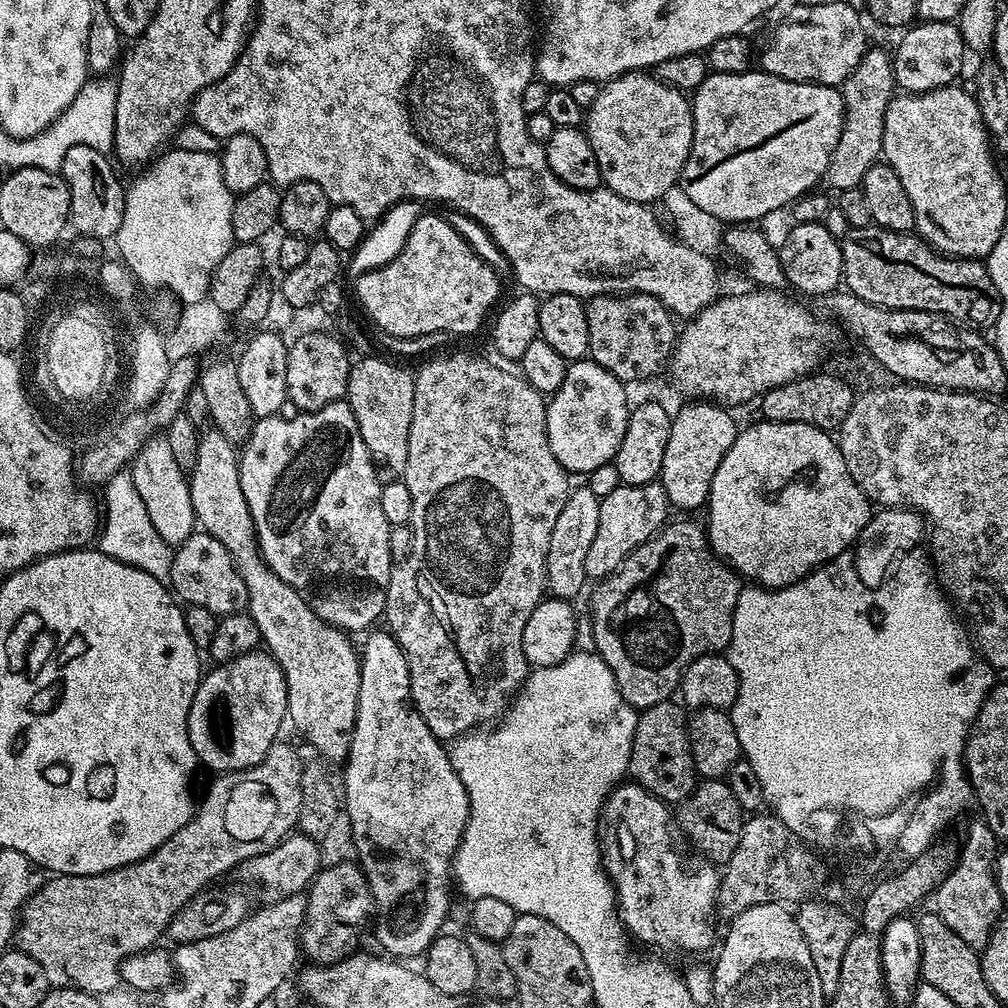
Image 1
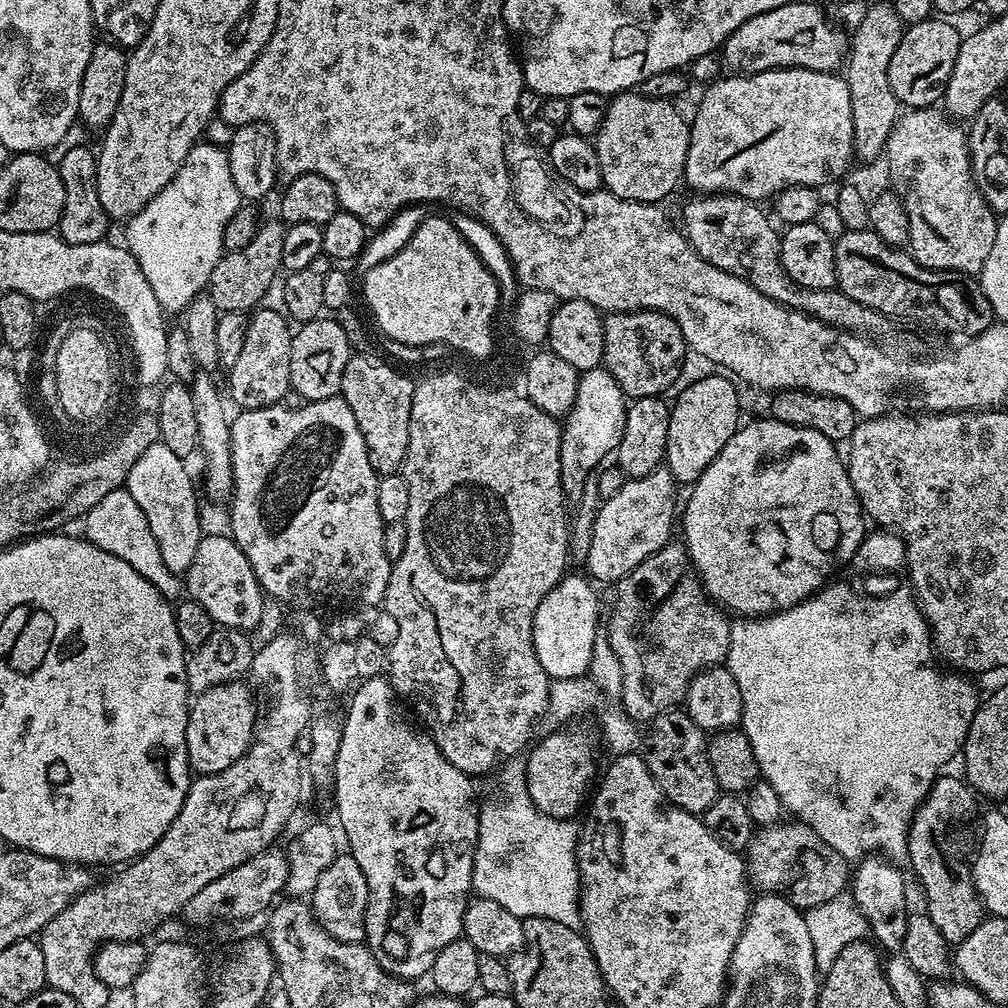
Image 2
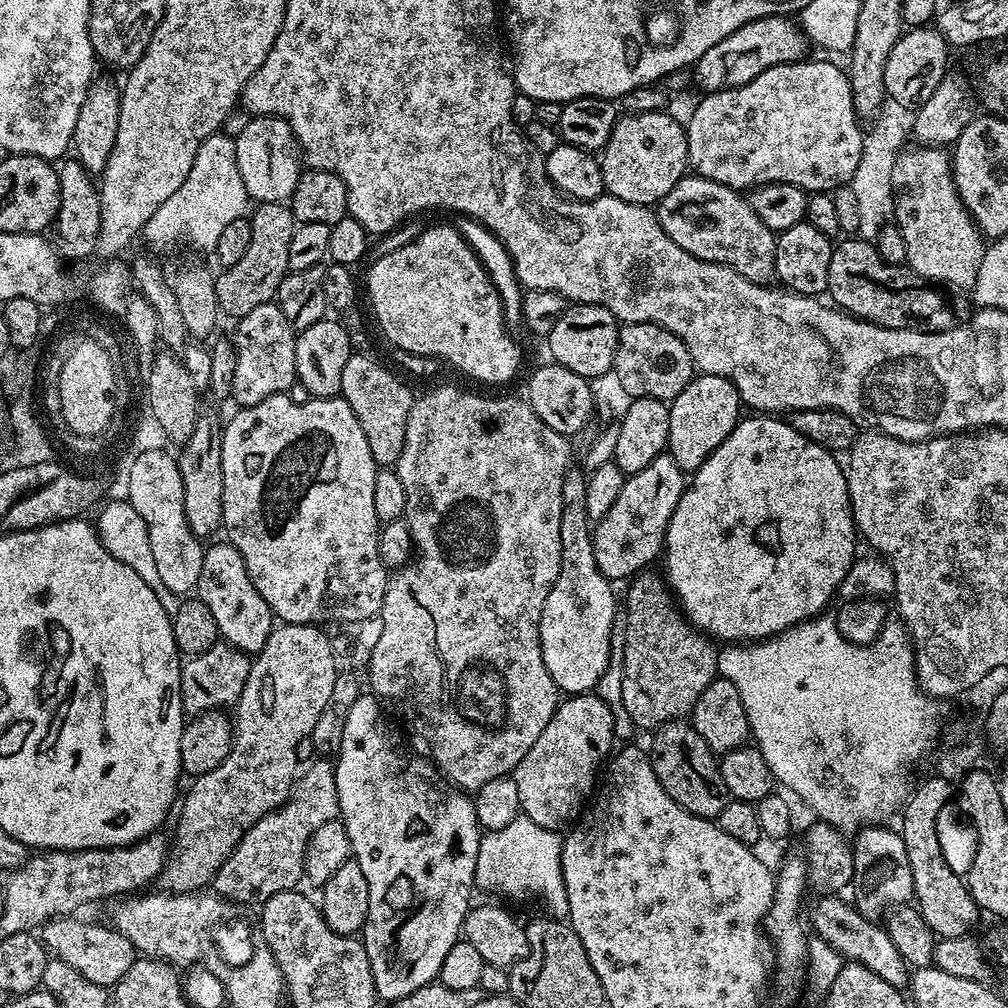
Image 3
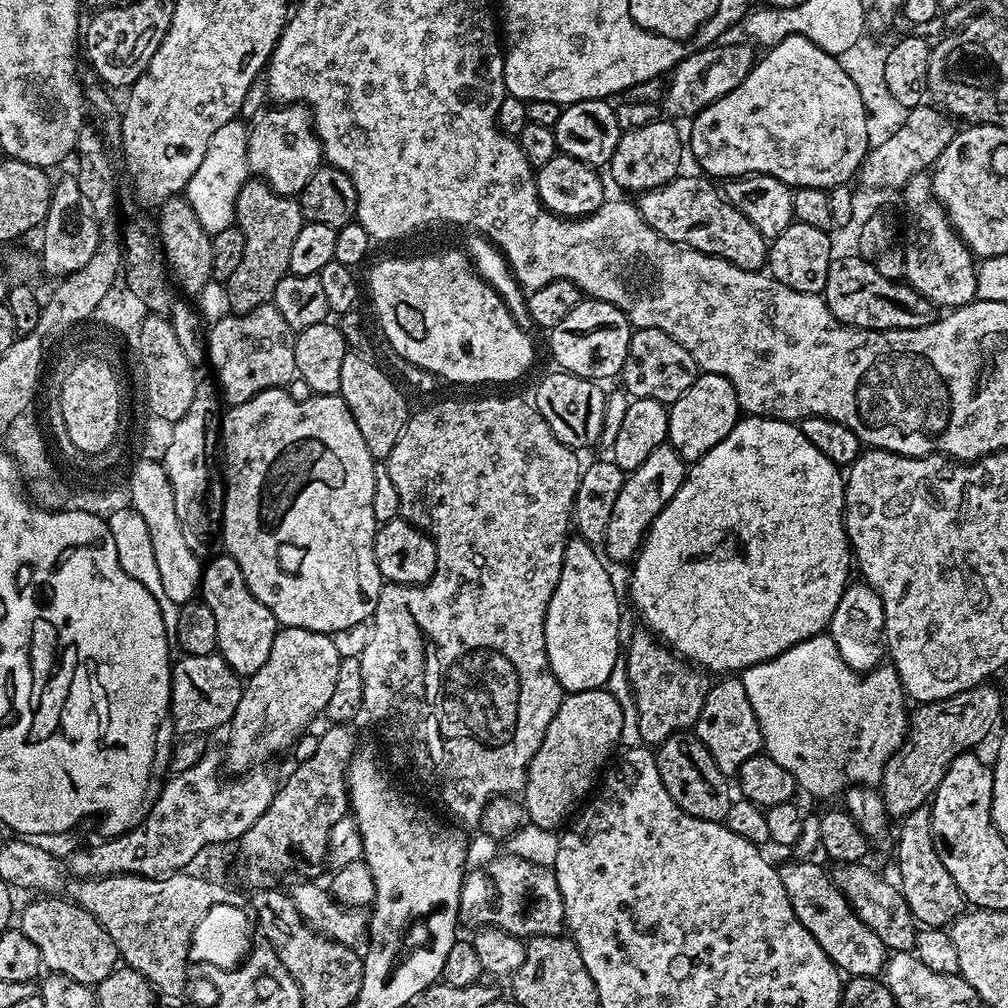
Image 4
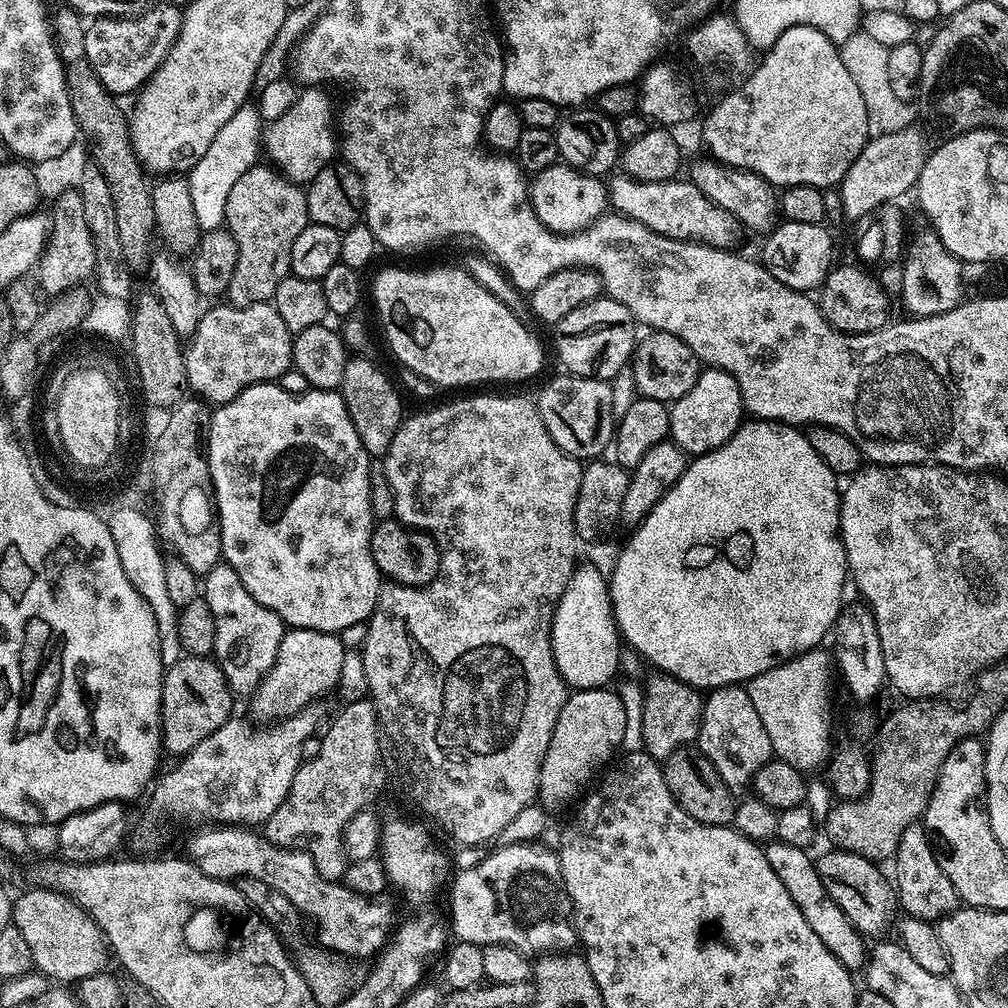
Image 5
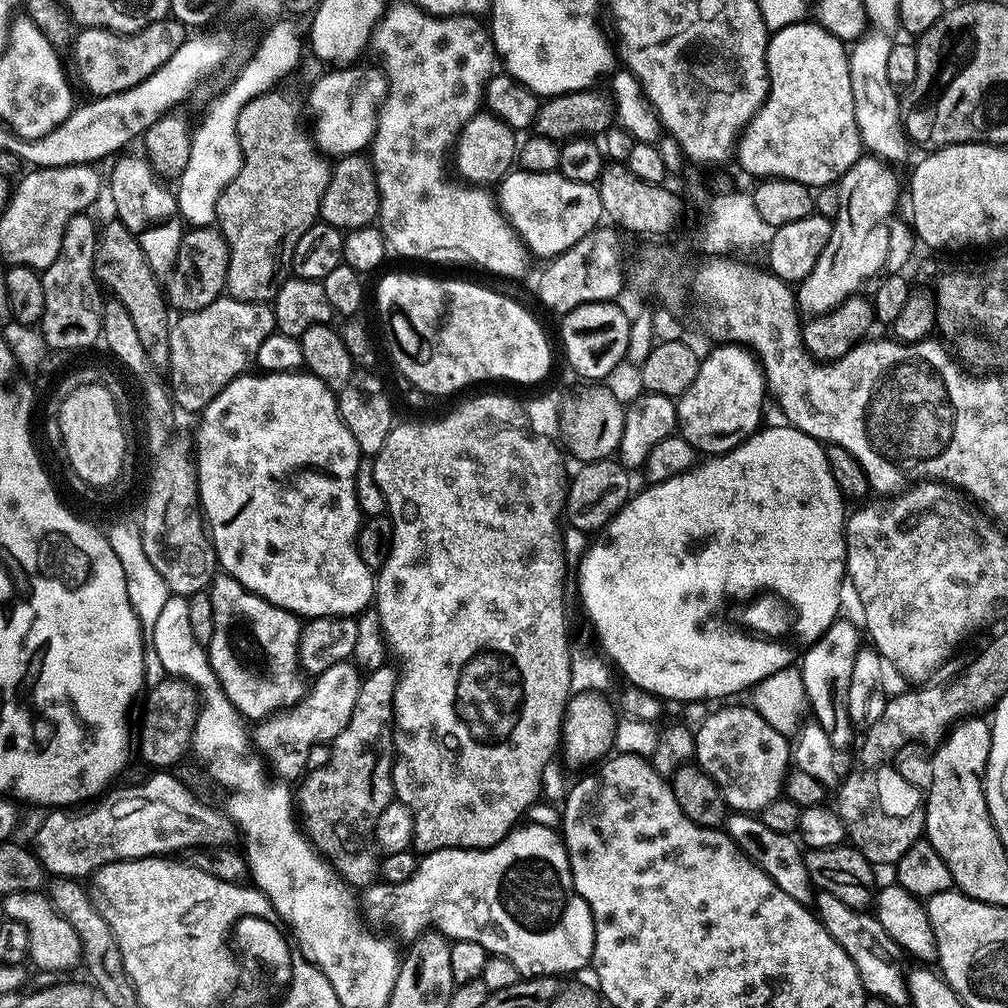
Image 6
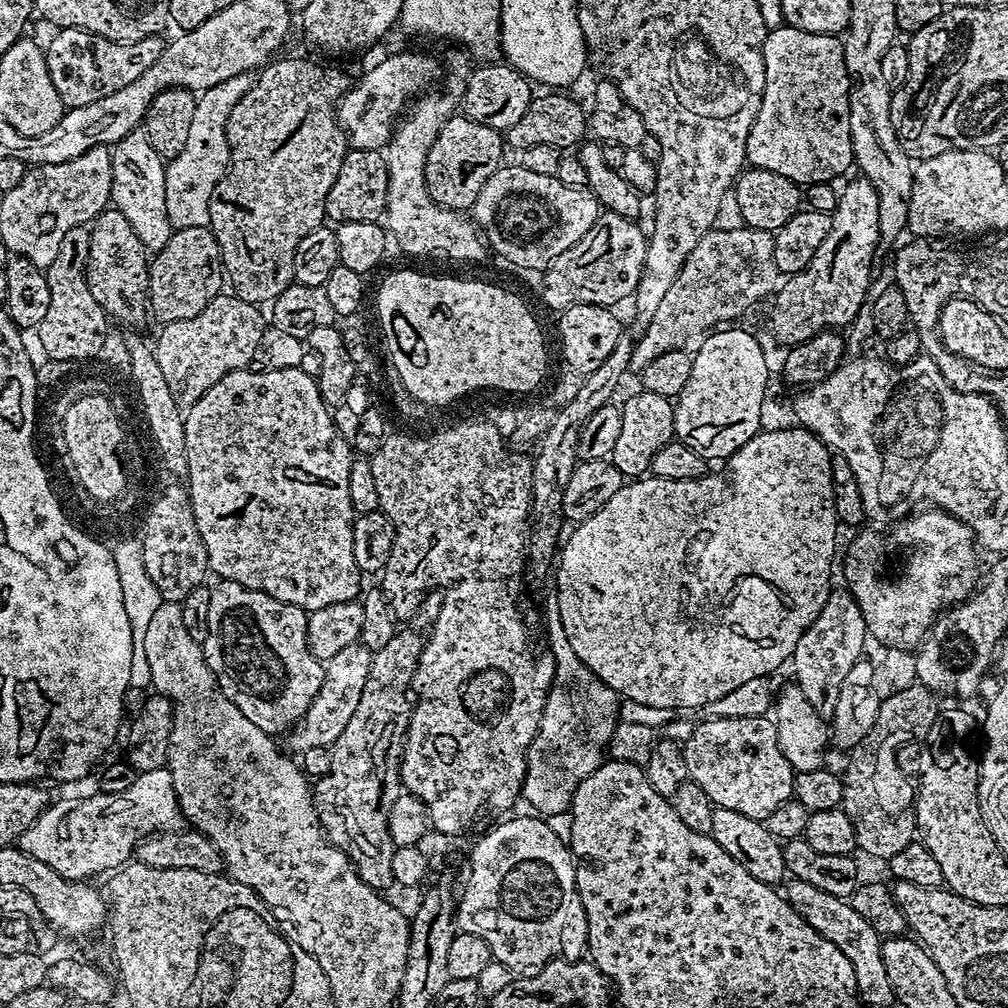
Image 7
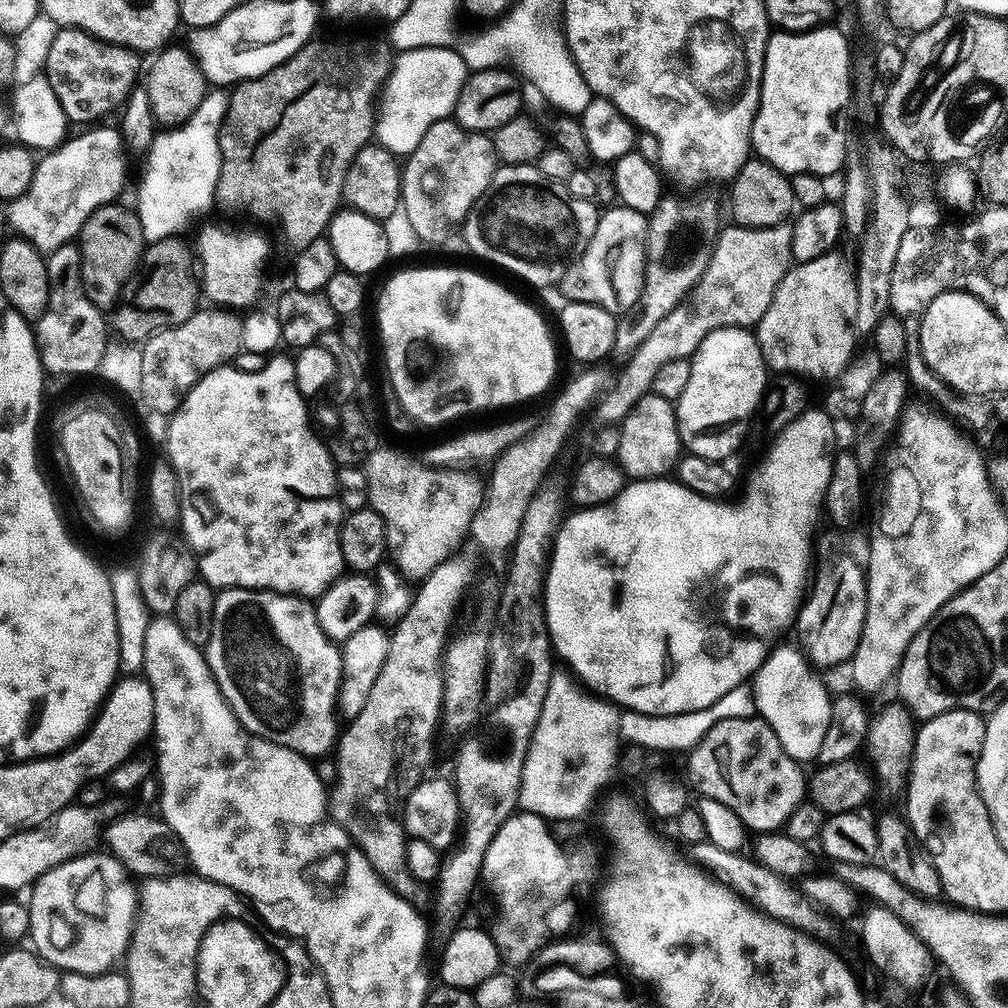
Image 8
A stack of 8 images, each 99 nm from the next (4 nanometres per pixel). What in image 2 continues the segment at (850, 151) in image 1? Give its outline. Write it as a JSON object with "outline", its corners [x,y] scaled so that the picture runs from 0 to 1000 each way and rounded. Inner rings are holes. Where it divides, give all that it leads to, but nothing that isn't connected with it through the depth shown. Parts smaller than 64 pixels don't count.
{"outline":[[[883,2],[862,3],[858,17],[850,28],[844,29],[839,56],[839,78],[843,89],[843,113],[847,121],[847,155],[860,161],[874,156],[881,145],[881,138],[895,111],[895,104],[883,89],[883,58],[891,50],[899,25],[891,18]]]}

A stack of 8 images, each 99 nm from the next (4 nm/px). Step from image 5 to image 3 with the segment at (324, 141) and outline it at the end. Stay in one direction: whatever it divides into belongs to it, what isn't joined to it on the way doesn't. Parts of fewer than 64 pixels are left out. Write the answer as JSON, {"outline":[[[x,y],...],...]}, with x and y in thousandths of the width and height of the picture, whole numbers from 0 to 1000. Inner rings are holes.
{"outline":[[[250,115],[233,140],[236,173],[240,173],[240,185],[244,185],[247,195],[258,202],[289,199],[300,170],[300,155],[290,126],[278,115]]]}

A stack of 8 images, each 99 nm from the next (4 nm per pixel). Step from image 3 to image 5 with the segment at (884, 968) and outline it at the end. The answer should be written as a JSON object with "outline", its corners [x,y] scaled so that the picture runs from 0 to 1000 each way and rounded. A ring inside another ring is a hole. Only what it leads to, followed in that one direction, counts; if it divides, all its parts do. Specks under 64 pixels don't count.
{"outline":[[[772,832],[759,836],[757,842],[760,847],[760,855],[764,855],[764,859],[768,863],[768,867],[772,867],[776,879],[780,879],[780,887],[784,887],[784,891],[788,891],[788,899],[792,899],[792,903],[796,903],[796,911],[800,911],[800,915],[804,915],[804,923],[808,923],[808,927],[812,927],[812,931],[815,931],[818,938],[843,962],[856,961],[859,956],[858,930],[846,919],[843,911],[839,911],[839,907],[835,907],[835,903],[825,894],[823,887],[819,887],[807,850],[802,850],[803,846],[799,842],[784,839]]]}

